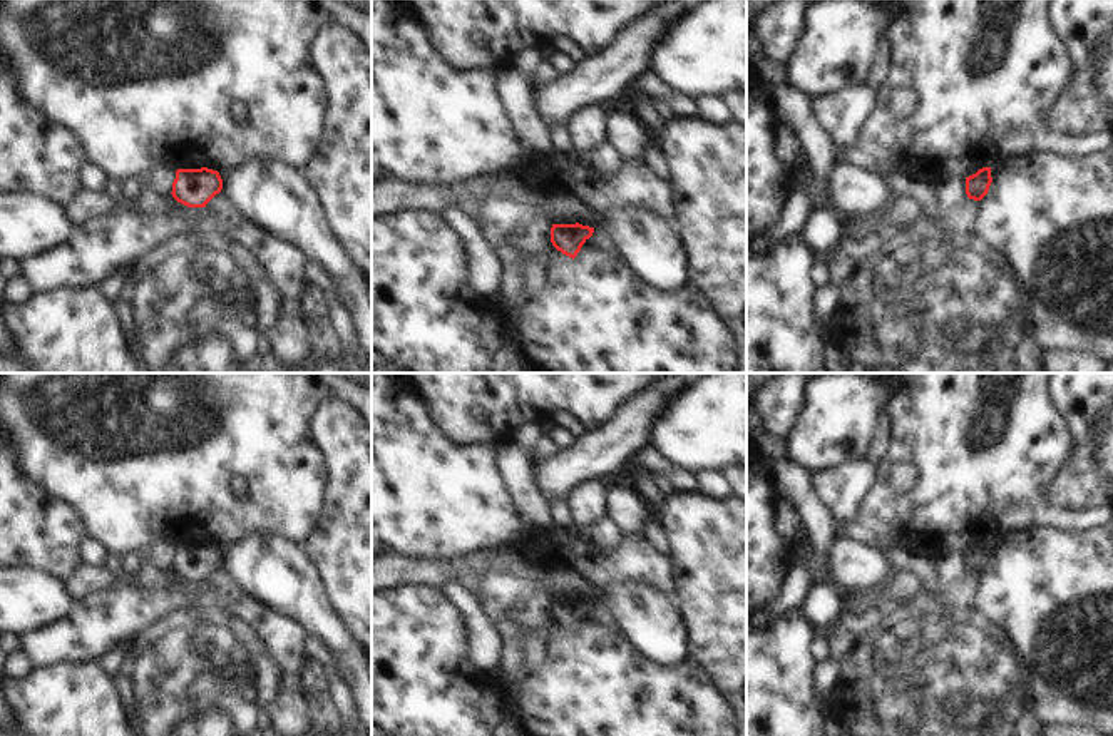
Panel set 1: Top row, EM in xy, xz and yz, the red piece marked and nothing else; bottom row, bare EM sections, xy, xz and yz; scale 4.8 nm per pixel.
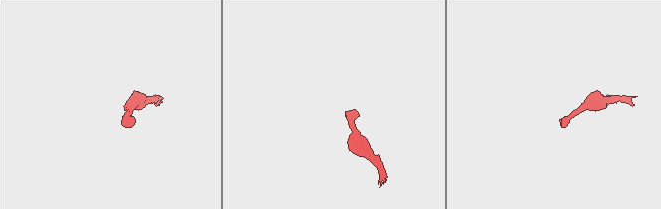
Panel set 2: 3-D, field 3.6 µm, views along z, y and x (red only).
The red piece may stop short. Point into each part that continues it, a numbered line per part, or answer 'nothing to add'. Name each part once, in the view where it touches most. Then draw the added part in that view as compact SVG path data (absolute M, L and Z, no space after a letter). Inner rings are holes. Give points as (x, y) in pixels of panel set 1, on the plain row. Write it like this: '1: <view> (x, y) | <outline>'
nothing to add

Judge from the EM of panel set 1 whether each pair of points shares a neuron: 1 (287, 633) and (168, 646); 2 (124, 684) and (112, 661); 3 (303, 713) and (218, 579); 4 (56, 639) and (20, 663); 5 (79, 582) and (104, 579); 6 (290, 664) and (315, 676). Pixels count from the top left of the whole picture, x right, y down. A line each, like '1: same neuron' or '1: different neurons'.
1: different neurons
2: different neurons
3: same neuron
4: different neurons
5: same neuron
6: different neurons

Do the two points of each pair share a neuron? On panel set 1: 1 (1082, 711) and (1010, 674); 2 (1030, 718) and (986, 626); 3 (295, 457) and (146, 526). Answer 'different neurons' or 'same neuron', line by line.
1: different neurons
2: different neurons
3: same neuron

